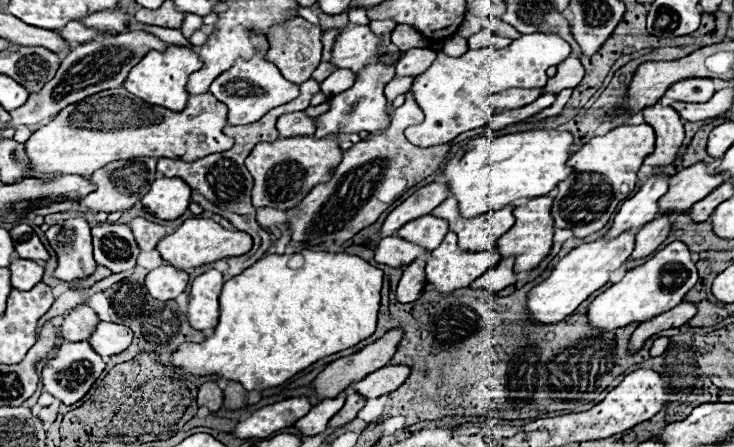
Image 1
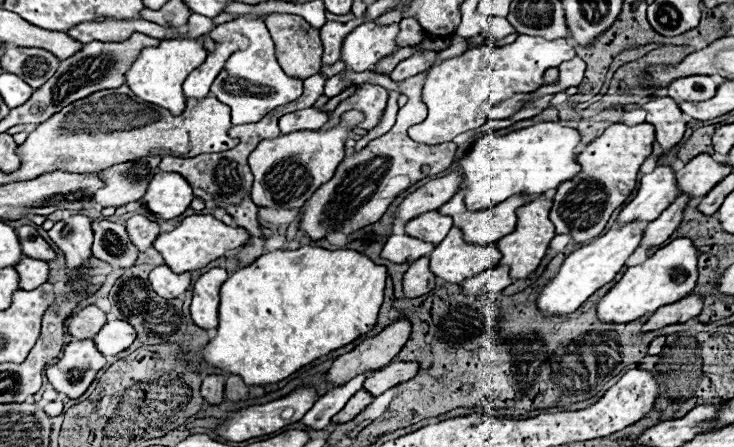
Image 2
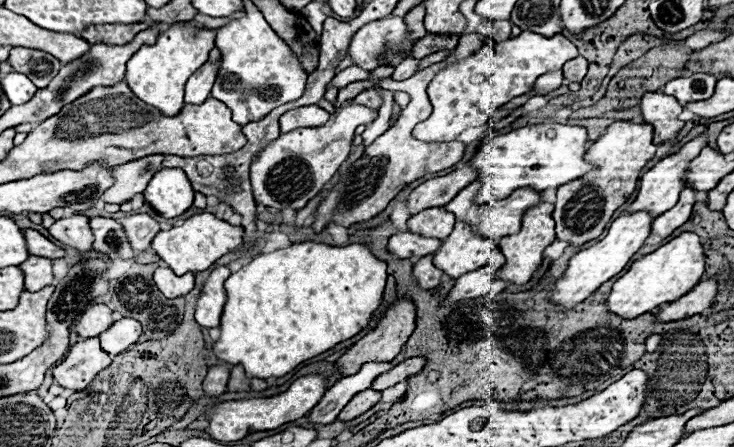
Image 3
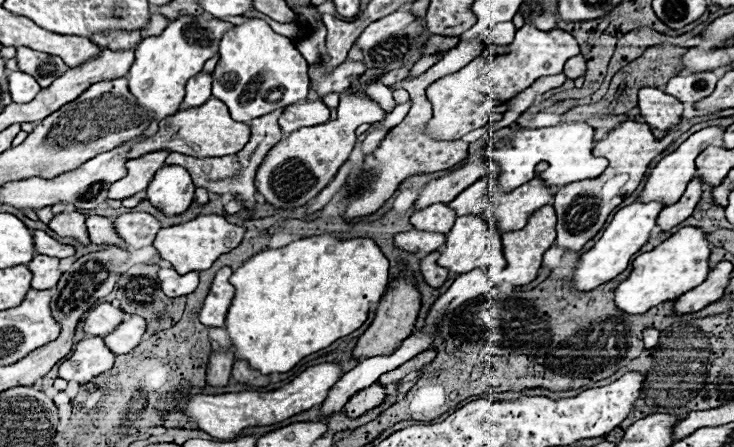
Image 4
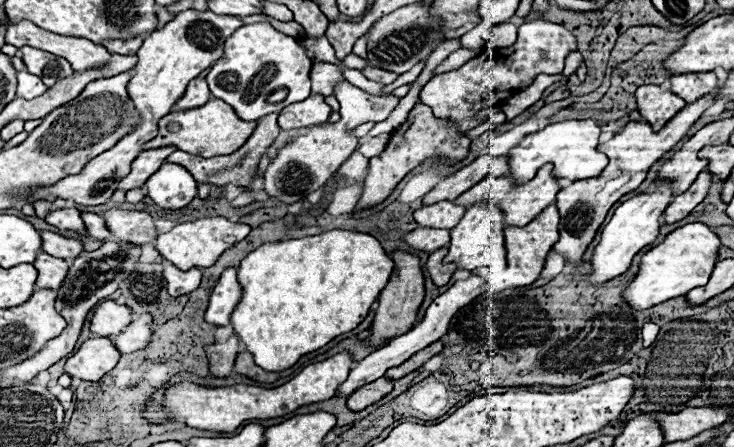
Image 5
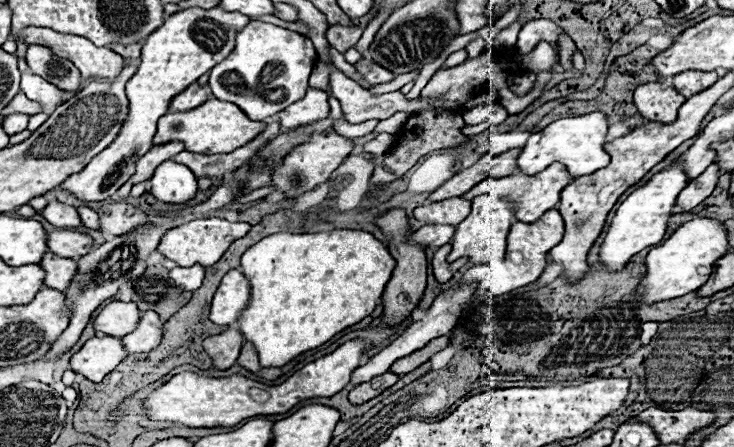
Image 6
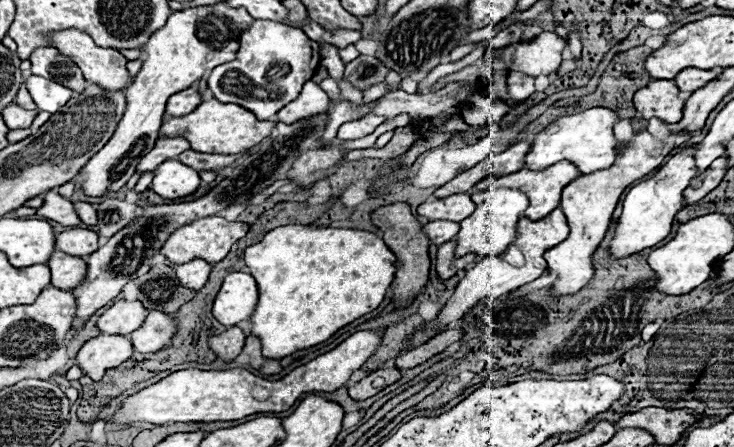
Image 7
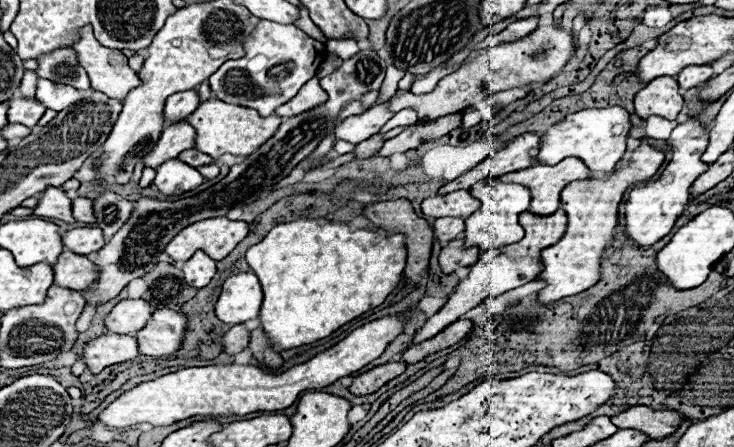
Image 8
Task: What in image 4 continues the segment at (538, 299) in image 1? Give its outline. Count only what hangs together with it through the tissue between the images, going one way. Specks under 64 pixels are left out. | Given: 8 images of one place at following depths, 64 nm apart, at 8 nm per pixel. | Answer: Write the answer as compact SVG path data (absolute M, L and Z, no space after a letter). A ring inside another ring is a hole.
M632 202L624 208L620 208L612 222L606 226L606 230L602 232L602 238L594 244L594 248L590 248L586 254L580 256L578 260L578 268L574 272L574 288L576 290L588 290L588 288L596 288L612 278L616 278L618 274L622 274L628 264L630 258L648 242L652 230L656 228L656 218L662 210L662 202Z

